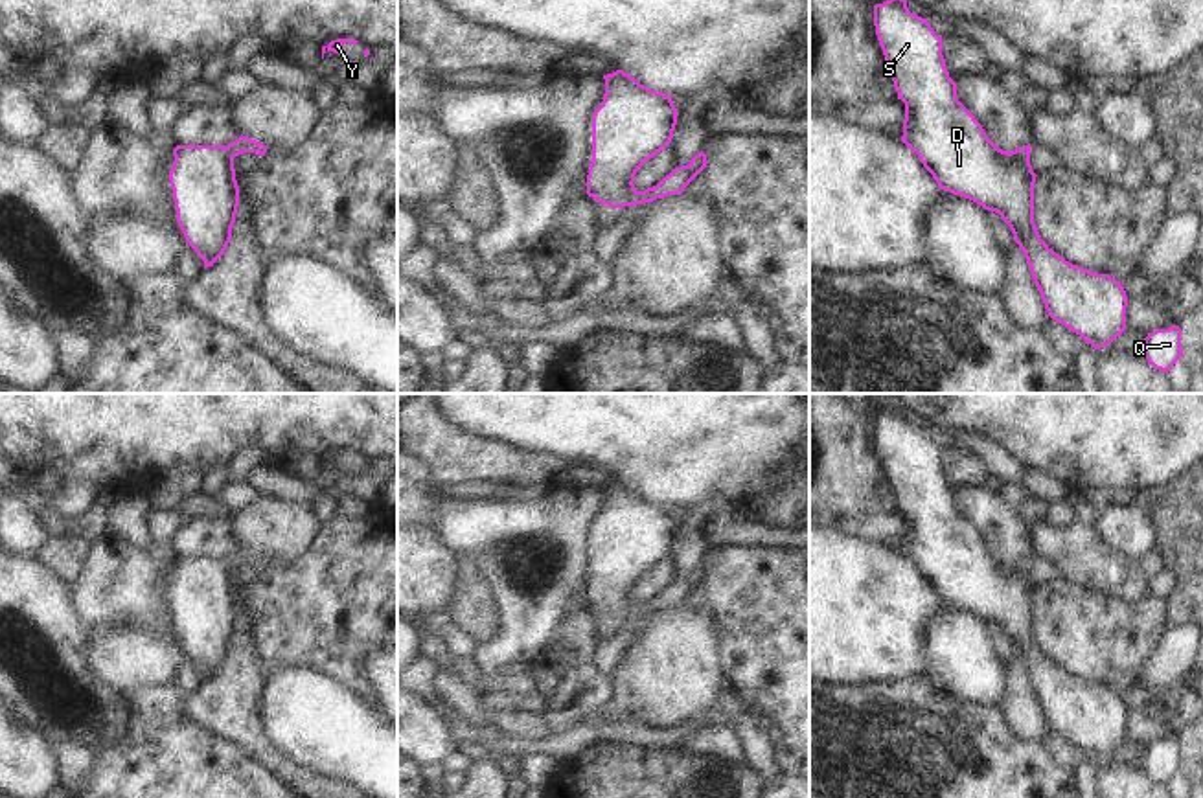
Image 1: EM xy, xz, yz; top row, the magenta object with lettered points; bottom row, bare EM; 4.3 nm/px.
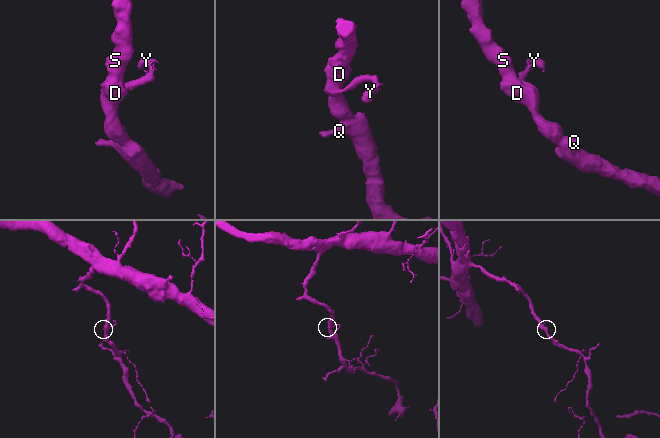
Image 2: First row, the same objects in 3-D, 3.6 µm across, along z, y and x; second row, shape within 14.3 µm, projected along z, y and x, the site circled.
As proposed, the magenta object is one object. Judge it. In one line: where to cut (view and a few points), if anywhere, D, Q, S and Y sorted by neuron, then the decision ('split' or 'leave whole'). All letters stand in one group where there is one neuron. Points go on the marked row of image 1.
cut none; groups D Q S Y; leave whole

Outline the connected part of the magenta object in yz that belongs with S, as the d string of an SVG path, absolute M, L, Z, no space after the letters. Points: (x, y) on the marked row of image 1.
M907 0L876 4L874 26L898 99L905 103L901 142L918 154L940 189L966 197L1001 215L1026 257L1052 320L1080 335L1093 348L1109 346L1126 331L1126 291L1109 274L1098 274L1065 261L1041 239L1034 222L1037 175L1030 165L1032 145L1008 153L988 138L982 125L957 97L957 83L949 77L942 55L942 37L934 33L927 18L909 11Z

